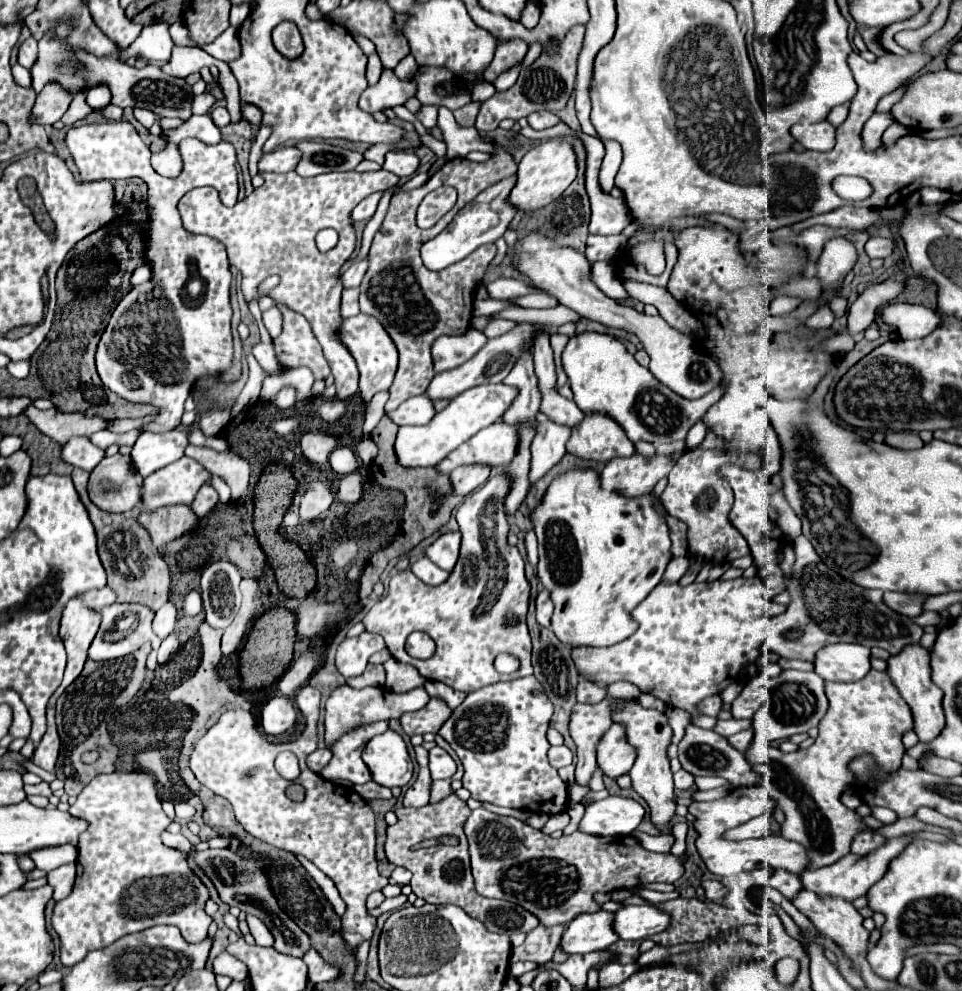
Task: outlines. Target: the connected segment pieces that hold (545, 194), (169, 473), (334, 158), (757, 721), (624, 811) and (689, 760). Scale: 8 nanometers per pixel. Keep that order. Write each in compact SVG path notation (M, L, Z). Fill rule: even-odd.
M551 138L551 140L545 140L537 146L533 146L523 156L523 160L519 162L517 184L511 190L509 200L519 210L539 210L539 208L547 206L549 202L557 200L575 178L577 178L577 156L575 156L573 146L567 140Z
M183 456L145 478L143 508L155 510L171 504L191 504L209 478L211 474L197 460Z
M305 140L305 142L299 142L297 148L303 152L303 160L299 162L299 168L297 168L297 174L303 178L319 176L325 172L355 170L355 166L363 160L363 154L355 150L331 146L327 142Z
M783 670L783 674L771 680L769 686L771 686L771 698L753 716L753 730L757 740L775 742L775 740L787 740L799 732L807 732L809 728L819 724L819 720L825 716L829 708L825 696L825 682L815 672Z
M607 796L585 808L577 830L593 836L627 836L637 830L643 814L645 810L639 802L621 796Z
M693 724L687 726L687 732L679 742L679 760L681 766L693 776L721 776L727 778L733 786L753 786L761 782L761 776L753 772L753 766L747 762L747 758L739 750L735 750L727 742L727 738L719 736L713 730L697 728Z

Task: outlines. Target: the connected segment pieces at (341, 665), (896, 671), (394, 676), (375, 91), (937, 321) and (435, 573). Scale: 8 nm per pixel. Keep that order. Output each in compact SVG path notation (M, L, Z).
M363 632L355 638L345 638L337 648L337 670L341 674L361 674L367 666L367 660L373 652L383 646L383 638L379 634Z
M919 644L905 648L903 652L899 652L897 656L891 656L887 660L887 674L893 682L893 686L899 690L901 698L909 704L909 708L913 712L913 730L919 736L919 740L931 742L933 738L937 738L941 734L941 730L945 728L945 716L943 716L943 708L941 708L943 692L931 680L929 652L925 648L921 648Z
M389 660L385 662L387 668L387 688L393 692L403 692L419 688L427 682L425 676L421 676L418 670L409 664L397 662L397 660Z
M383 70L381 80L375 86L369 86L359 100L359 106L365 112L377 112L383 108L393 108L405 104L417 94L415 80L399 80L393 70Z
M889 304L881 310L881 318L895 326L903 340L925 338L941 326L941 318L933 310L919 304Z
M423 556L421 560L417 560L417 562L411 566L411 570L413 570L413 574L415 574L419 580L423 580L423 582L429 584L429 586L437 586L437 584L445 582L447 576L449 576L449 572L439 570L439 568L437 568L433 562L429 562L425 556Z

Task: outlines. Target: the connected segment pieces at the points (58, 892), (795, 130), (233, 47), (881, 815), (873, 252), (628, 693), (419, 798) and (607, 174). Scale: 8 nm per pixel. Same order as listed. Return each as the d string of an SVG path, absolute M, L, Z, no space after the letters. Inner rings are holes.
M75 862L71 864L63 864L55 870L51 870L47 874L49 878L49 884L55 888L53 892L53 900L59 902L63 898L67 898L71 894L71 888L73 888L73 882L75 882Z
M821 120L815 124L795 124L791 128L791 134L807 150L827 152L835 146L835 126L829 124L827 120Z
M229 26L215 42L201 46L207 54L211 54L213 58L217 60L223 60L223 62L233 62L241 48L239 48L239 38L237 38L237 30L233 26Z
M873 807L871 808L872 816L880 820L883 824L891 824L898 819L895 812L889 810L889 808Z
M871 236L869 242L865 244L865 252L869 258L887 258L893 254L893 240L891 238L881 238L881 236Z
M626 681L611 684L607 688L607 693L614 698L630 698L636 699L640 695L640 690L634 684Z
M423 746L415 747L416 760L419 762L419 774L413 786L403 794L403 806L425 806L429 802L429 786L431 776L428 768L428 751Z
M601 138L601 142L605 144L607 154L605 154L605 160L603 160L603 166L601 166L599 182L601 182L603 192L611 192L615 174L617 174L619 164L621 164L621 148L619 148L619 144L613 144L611 140L603 140L603 138Z

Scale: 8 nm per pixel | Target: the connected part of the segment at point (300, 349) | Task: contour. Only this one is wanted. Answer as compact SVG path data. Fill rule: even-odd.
M283 310L283 320L283 332L273 340L279 364L285 368L307 366L315 378L327 378L331 370L309 322L291 310Z

